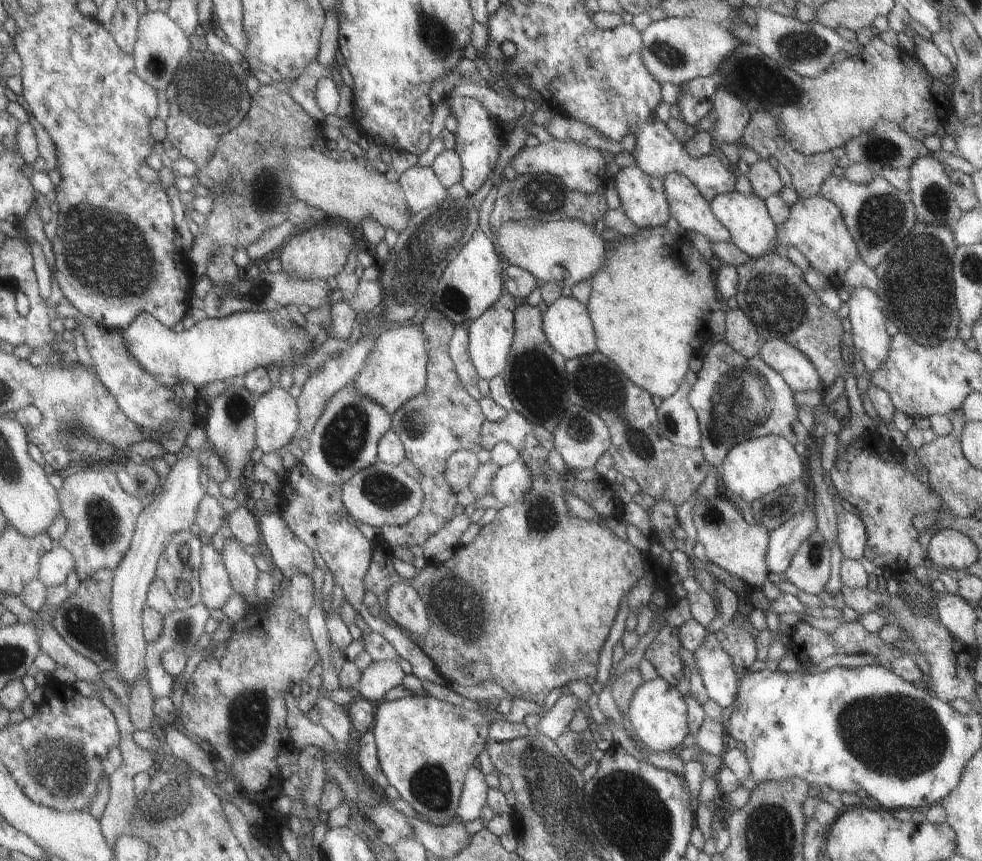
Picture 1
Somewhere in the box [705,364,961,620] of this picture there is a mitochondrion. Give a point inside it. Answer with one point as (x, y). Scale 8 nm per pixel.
(814, 553)

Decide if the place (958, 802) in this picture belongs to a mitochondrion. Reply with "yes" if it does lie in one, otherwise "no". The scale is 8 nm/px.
no

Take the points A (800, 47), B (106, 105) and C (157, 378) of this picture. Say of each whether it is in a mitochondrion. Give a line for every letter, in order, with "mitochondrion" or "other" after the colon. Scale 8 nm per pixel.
A: mitochondrion
B: other
C: other

